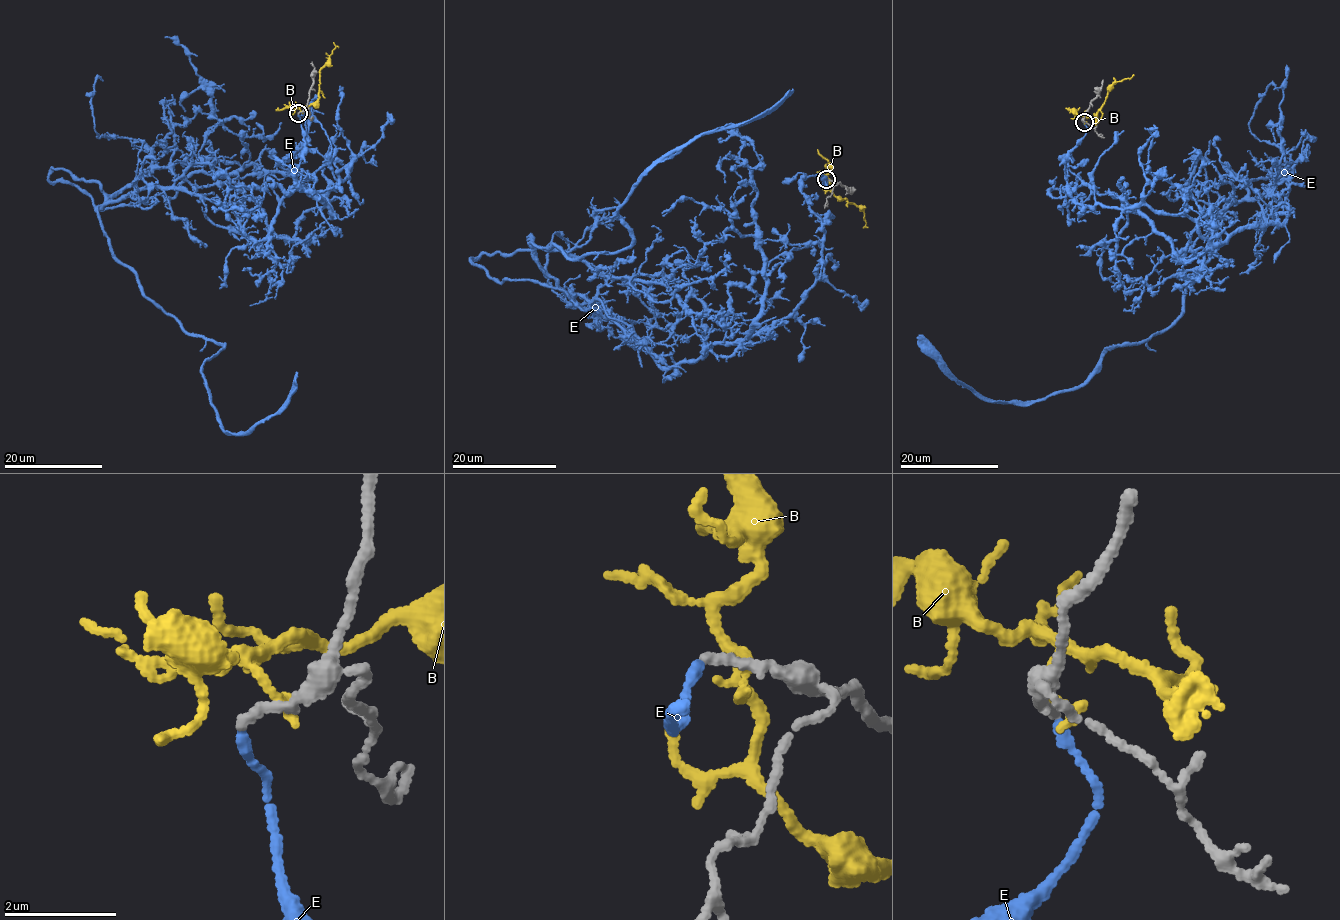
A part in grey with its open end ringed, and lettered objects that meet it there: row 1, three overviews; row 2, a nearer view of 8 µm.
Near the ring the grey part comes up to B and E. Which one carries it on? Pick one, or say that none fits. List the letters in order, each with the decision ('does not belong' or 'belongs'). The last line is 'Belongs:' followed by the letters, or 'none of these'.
B: does not belong
E: does not belong
Belongs: none of these

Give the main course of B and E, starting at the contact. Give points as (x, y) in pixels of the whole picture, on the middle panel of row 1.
B: (830, 179), (832, 193), (847, 198), (862, 210), (863, 227)
E: (825, 180), (799, 185), (824, 234), (804, 302), (672, 366), (531, 244), (625, 250), (640, 176), (793, 90)

